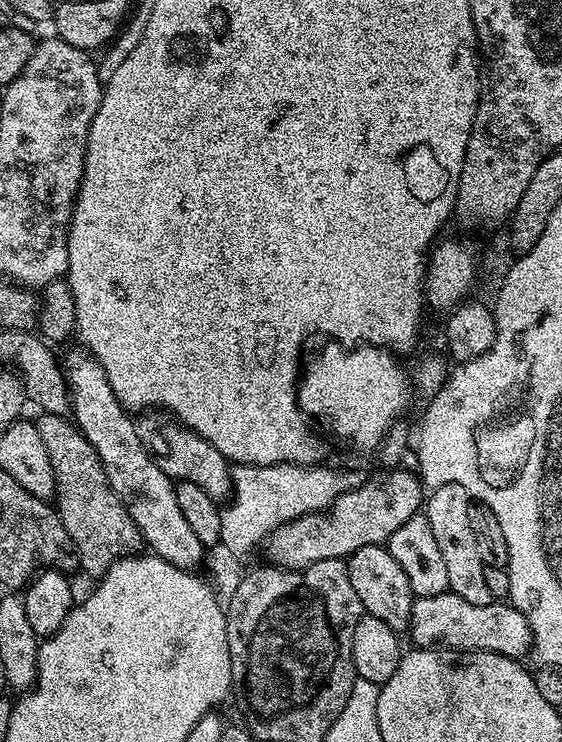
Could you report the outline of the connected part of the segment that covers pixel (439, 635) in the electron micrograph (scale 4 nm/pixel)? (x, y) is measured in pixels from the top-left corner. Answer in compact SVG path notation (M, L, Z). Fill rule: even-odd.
M453 592L418 596L412 602L410 633L418 648L442 648L457 652L497 652L503 656L524 658L533 651L532 631L522 613L508 602L473 606Z

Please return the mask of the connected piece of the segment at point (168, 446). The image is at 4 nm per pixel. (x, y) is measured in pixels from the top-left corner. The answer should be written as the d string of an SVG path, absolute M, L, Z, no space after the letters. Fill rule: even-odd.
M160 410L145 411L143 414L137 415L135 421L138 438L142 438L142 446L150 453L158 470L165 472L174 482L182 480L194 482L194 486L200 487L205 494L210 494L210 498L217 502L227 501L231 497L233 465L222 454L218 454L218 450L214 450L214 446L210 446L210 442L206 442L197 432L192 432L179 420Z

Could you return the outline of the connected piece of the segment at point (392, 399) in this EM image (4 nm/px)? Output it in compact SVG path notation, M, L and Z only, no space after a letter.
M328 342L325 343L325 345L325 348L318 349L317 352L309 358L309 360L307 357L306 363L303 365L302 375L298 380L298 399L300 402L300 410L304 413L305 417L311 418L313 421L315 421L314 419L321 420L321 422L324 423L334 435L341 436L344 440L349 440L354 447L361 448L364 452L375 453L383 443L384 436L390 430L392 424L405 415L403 412L407 410L408 403L411 402L412 398L414 399L413 377L410 375L409 370L407 372L407 370L404 369L398 361L396 361L399 359L397 359L397 357L386 348L373 348L371 346L348 347L335 342Z

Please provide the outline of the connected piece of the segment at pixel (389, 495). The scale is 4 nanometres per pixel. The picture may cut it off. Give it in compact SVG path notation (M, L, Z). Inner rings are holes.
M388 470L383 474L385 476L376 476L373 480L371 477L361 488L342 494L332 507L325 511L311 512L275 528L266 538L268 556L272 559L269 561L277 568L299 570L309 568L314 562L344 560L362 550L362 546L387 545L390 534L394 534L398 526L410 522L410 518L421 511L426 492L415 471Z

